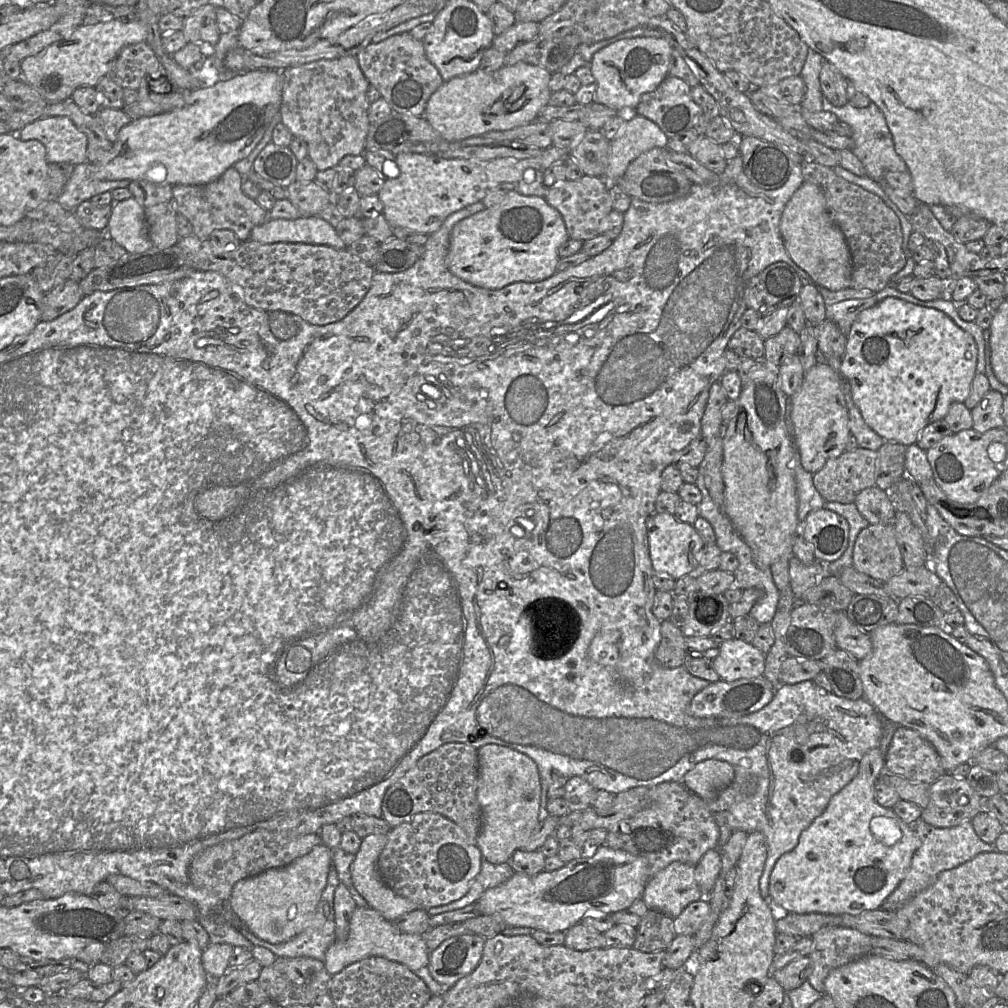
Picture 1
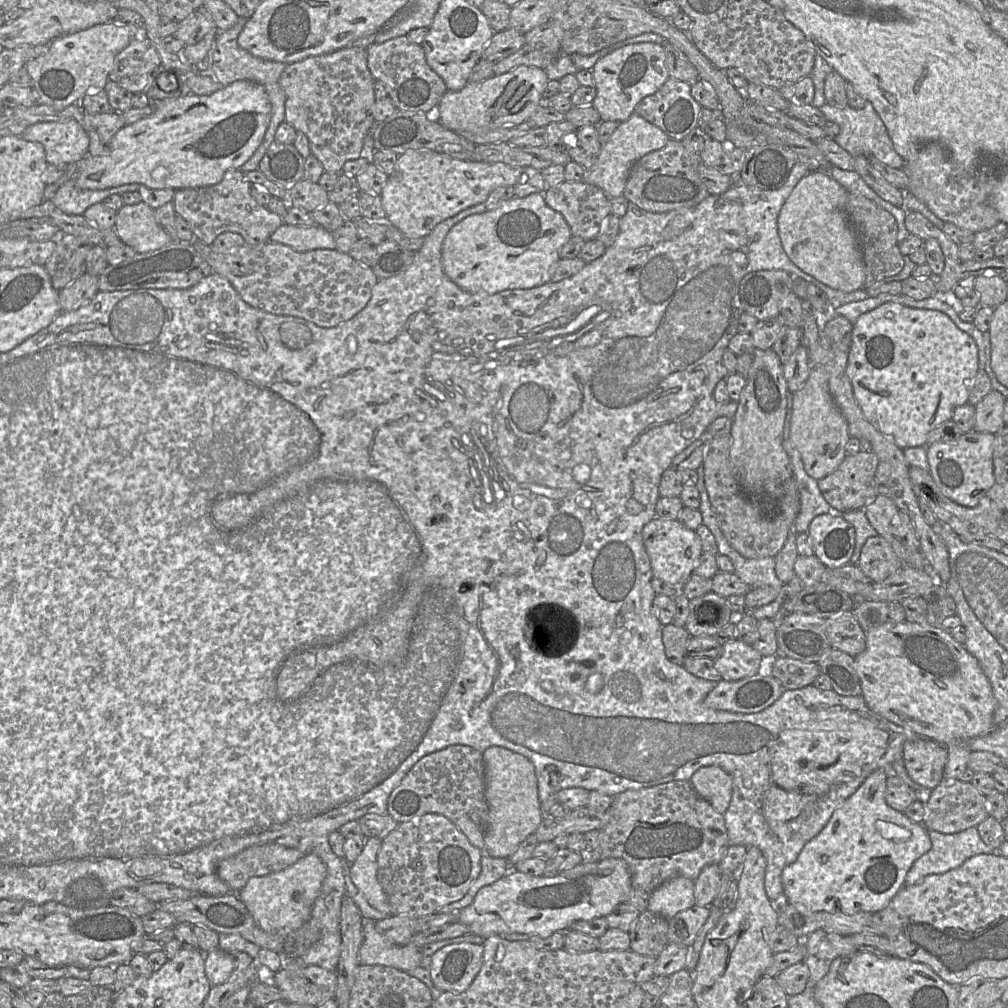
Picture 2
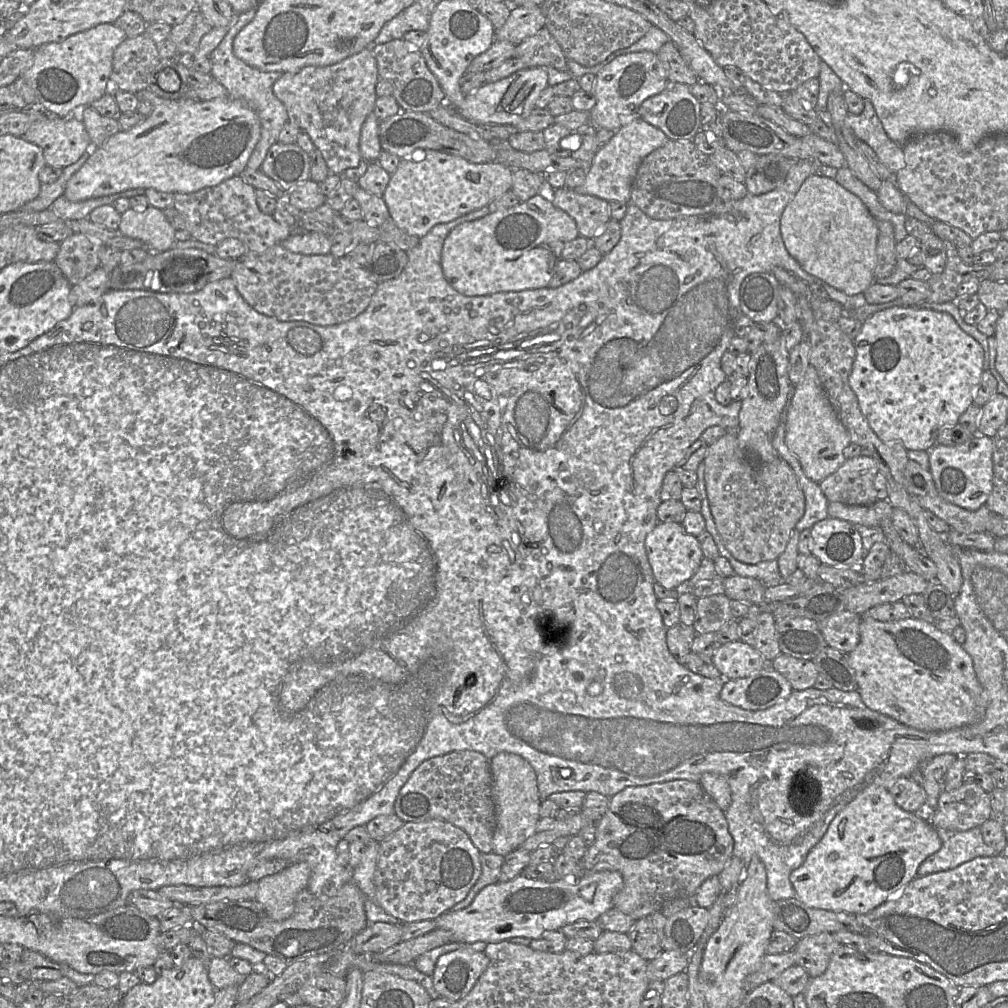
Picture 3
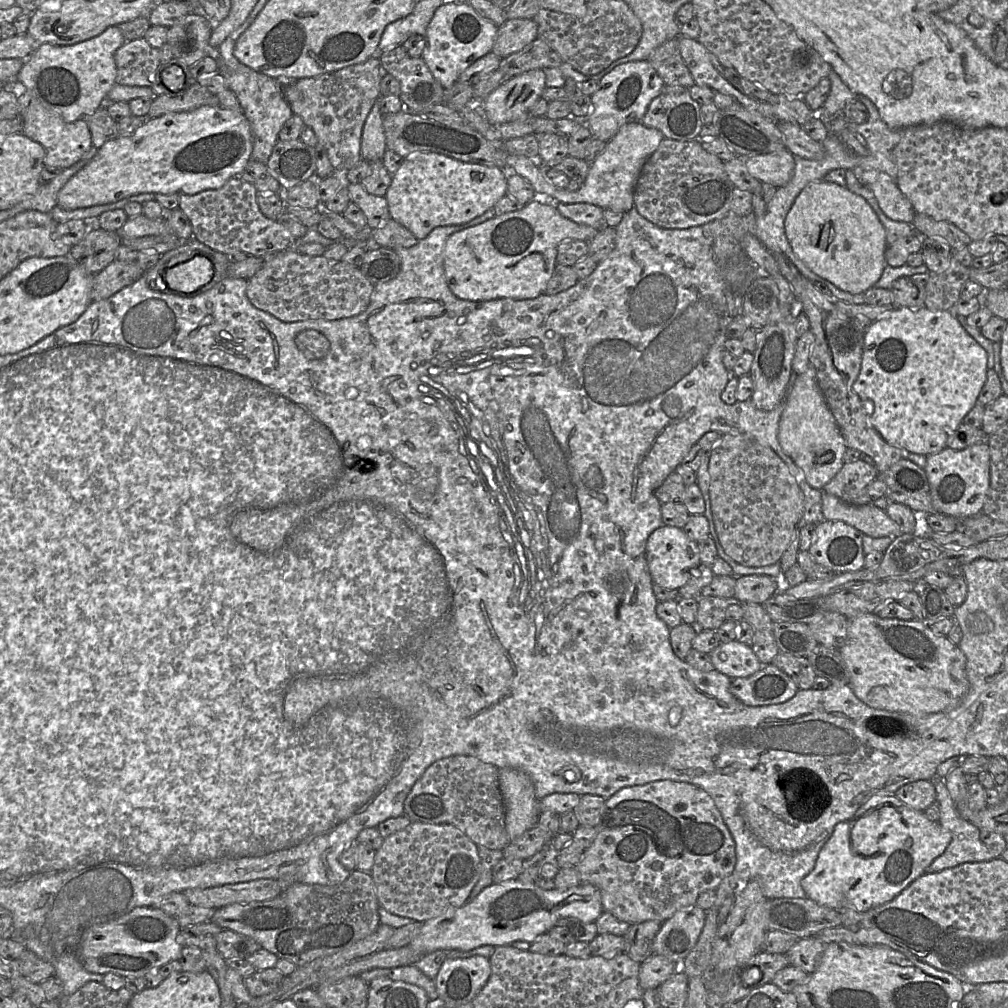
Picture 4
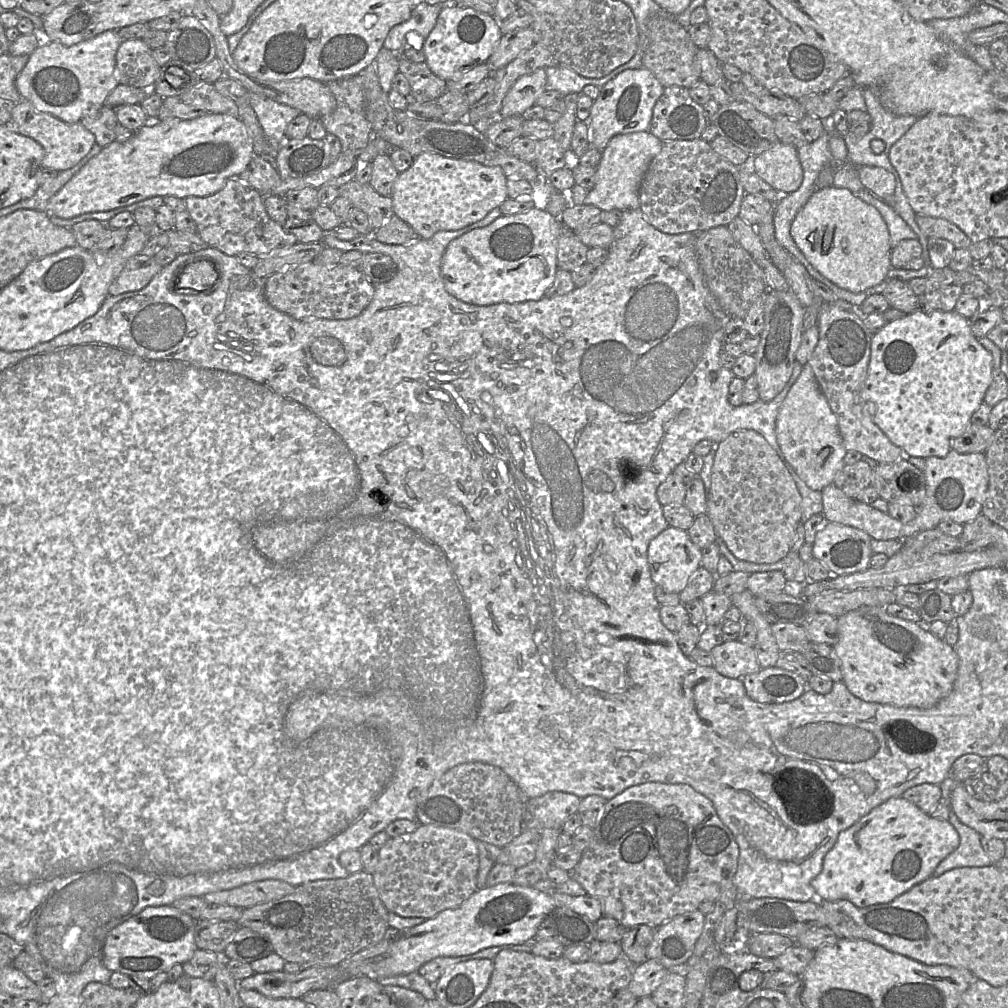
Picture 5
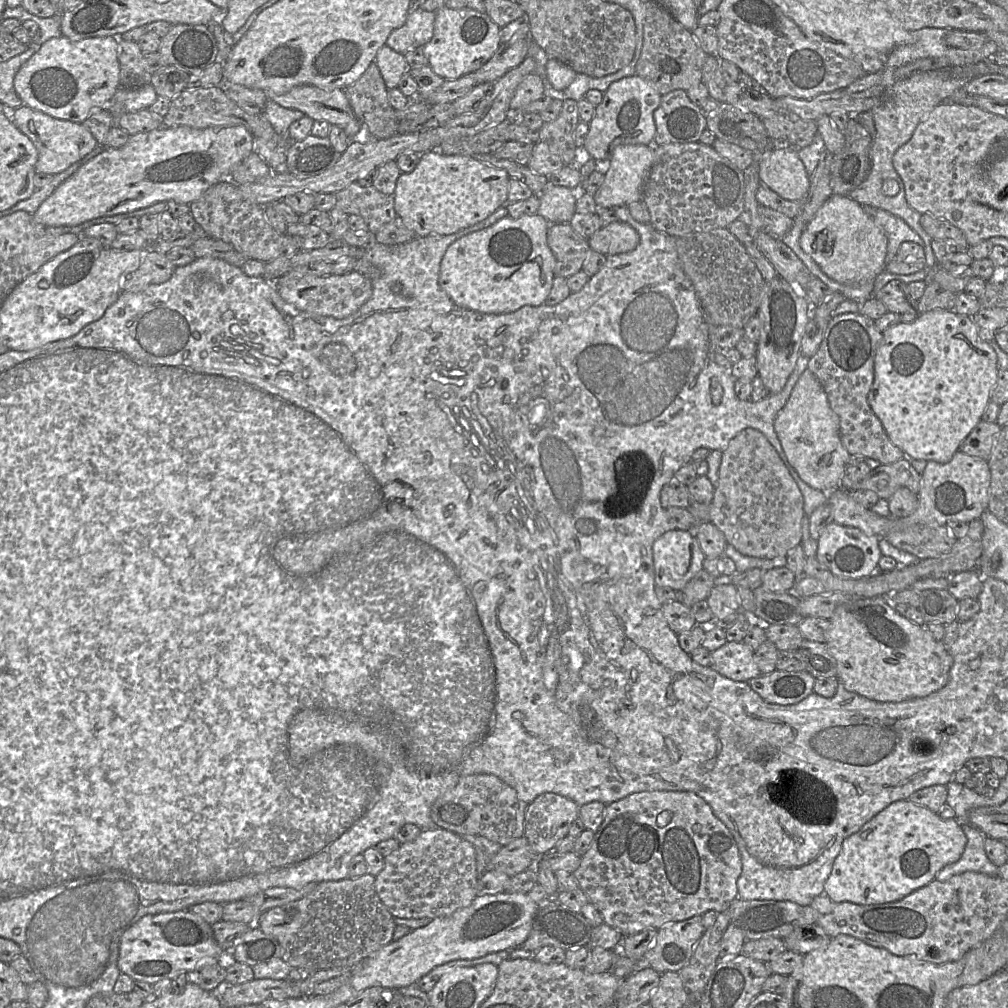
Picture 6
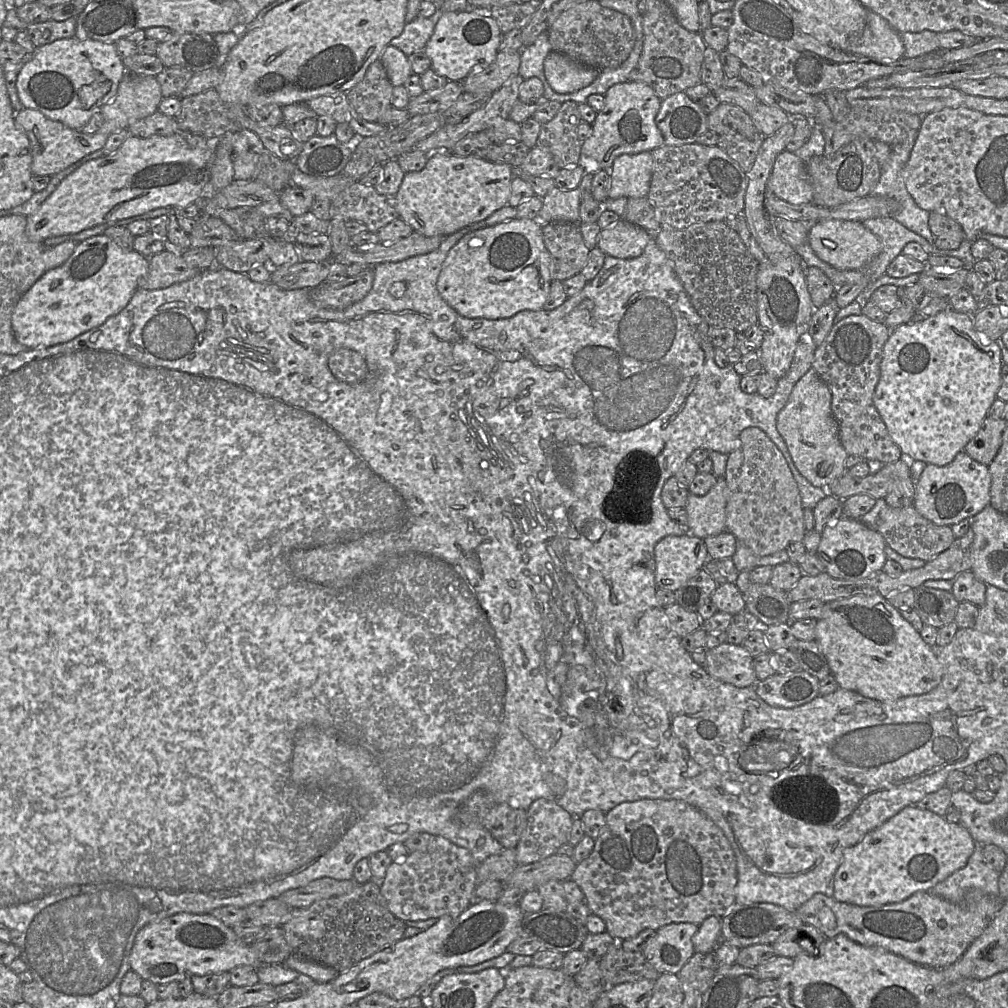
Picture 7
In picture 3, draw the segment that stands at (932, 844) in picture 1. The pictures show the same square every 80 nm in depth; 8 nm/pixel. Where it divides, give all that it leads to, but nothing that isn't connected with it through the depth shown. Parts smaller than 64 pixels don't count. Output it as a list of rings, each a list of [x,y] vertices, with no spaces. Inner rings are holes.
[[[979,827],[966,831],[935,829],[942,842],[941,847],[919,865],[917,876],[953,869],[976,857],[997,854],[992,847],[984,842]]]

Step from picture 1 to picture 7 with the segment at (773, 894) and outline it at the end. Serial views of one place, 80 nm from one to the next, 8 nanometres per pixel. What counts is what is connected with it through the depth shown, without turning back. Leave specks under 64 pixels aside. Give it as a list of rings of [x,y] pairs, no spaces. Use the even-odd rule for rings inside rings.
[[[917,805],[906,806],[845,850],[833,876],[832,897],[839,902],[859,906],[901,902],[917,892],[930,891],[936,884],[964,867],[974,848],[973,837],[961,824],[949,822],[943,816]]]

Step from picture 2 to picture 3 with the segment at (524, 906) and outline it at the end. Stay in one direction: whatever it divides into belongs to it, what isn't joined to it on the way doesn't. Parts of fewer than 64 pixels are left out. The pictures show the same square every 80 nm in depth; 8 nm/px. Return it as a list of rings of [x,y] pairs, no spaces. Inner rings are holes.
[[[599,871],[584,873],[579,878],[563,878],[555,882],[534,880],[521,874],[509,881],[499,881],[485,886],[476,895],[472,903],[462,910],[447,911],[435,919],[436,929],[448,930],[452,933],[450,942],[474,943],[483,941],[497,943],[512,937],[540,939],[547,931],[560,930],[563,926],[579,920],[596,921],[611,909],[614,896],[623,887],[623,878],[618,871]]]

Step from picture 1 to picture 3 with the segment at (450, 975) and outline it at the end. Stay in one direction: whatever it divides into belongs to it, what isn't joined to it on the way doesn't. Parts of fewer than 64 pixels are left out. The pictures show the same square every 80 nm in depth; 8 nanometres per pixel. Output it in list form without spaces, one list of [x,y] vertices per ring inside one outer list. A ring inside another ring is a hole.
[[[465,949],[441,955],[432,975],[435,989],[441,997],[459,1000],[474,987],[489,965],[485,952]]]

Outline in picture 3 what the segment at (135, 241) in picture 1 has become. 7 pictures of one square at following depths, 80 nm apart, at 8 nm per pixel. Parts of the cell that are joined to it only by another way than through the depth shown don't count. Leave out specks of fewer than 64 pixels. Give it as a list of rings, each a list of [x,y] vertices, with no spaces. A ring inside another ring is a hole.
[[[149,206],[142,212],[133,207],[121,214],[119,230],[126,236],[142,241],[149,252],[163,252],[174,247],[175,229],[164,212]]]

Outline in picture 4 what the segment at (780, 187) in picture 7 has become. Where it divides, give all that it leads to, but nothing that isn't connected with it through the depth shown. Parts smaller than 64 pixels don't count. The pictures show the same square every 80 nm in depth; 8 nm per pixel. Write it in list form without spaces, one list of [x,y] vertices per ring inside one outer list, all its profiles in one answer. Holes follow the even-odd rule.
[[[788,150],[749,157],[745,165],[750,175],[775,187],[786,185],[795,169],[795,157]]]

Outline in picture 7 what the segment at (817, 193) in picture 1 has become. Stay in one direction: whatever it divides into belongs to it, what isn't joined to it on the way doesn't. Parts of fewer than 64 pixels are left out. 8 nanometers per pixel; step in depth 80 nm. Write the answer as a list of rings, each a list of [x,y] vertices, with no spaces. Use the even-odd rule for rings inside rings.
[[[826,219],[818,221],[808,233],[808,244],[817,257],[840,270],[866,266],[881,250],[881,242],[862,222]]]

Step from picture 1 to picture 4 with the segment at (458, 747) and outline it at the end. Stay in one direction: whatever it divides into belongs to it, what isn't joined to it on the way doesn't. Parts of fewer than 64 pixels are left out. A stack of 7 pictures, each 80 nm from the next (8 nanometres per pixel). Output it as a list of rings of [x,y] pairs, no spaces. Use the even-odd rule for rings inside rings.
[[[455,755],[432,763],[413,785],[404,802],[404,816],[411,822],[449,824],[461,830],[477,846],[503,850],[510,842],[505,827],[505,809],[499,788],[498,768],[474,756]]]

